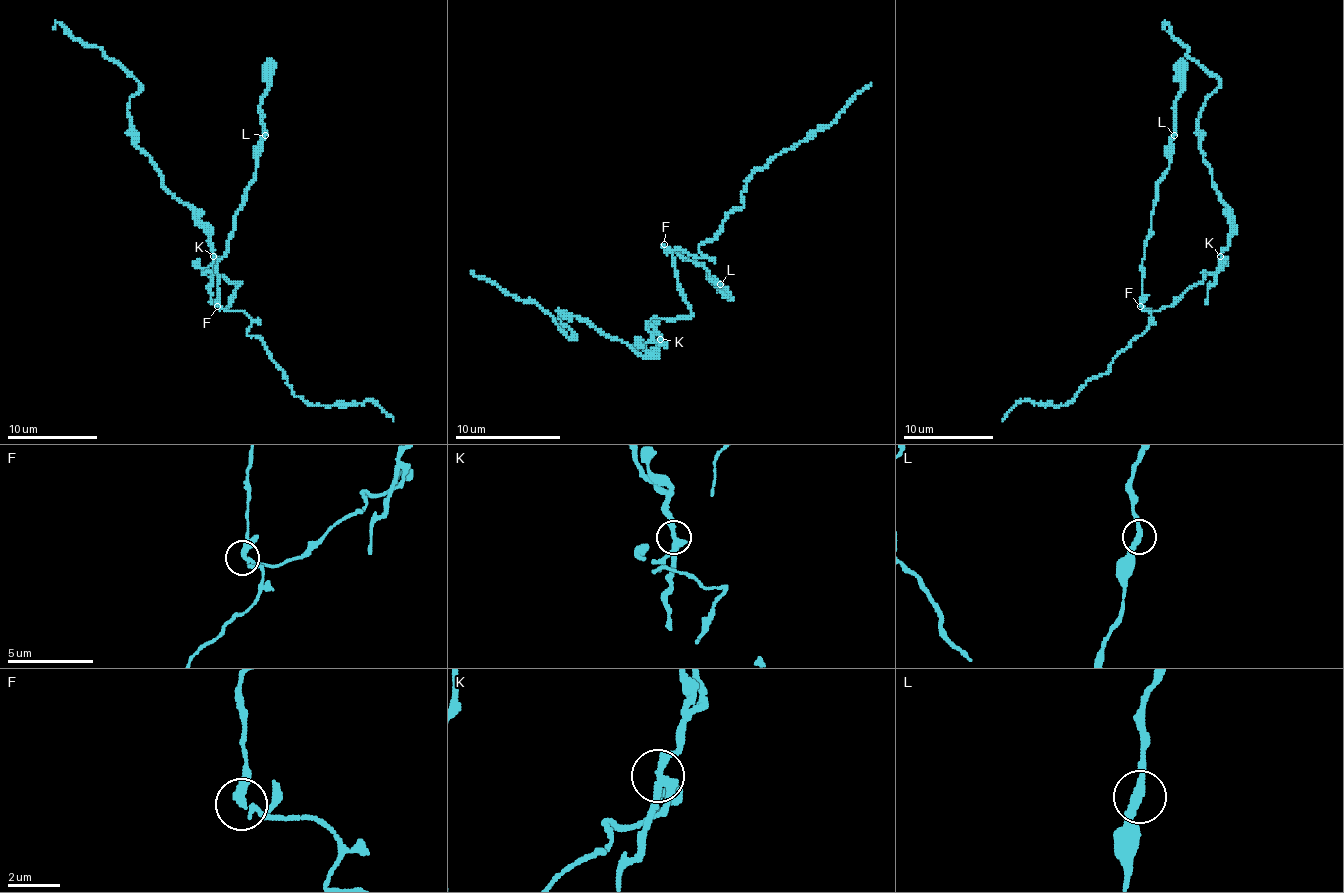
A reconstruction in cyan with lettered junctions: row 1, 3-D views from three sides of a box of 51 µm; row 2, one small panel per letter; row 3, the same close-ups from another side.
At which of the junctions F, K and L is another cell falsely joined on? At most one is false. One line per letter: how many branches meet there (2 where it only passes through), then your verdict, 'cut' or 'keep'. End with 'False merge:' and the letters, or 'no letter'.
F: branches 3; keep
K: branches 3; cut
L: branches 2; keep
False merge: K

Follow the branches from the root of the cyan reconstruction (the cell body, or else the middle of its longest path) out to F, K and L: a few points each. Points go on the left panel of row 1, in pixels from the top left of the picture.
F: (213, 272), (240, 284), (224, 311), (217, 306)
K: (213, 272), (204, 272), (211, 266), (213, 257)
L: (213, 272), (240, 284), (224, 311), (217, 261), (258, 166), (258, 142), (265, 135)

